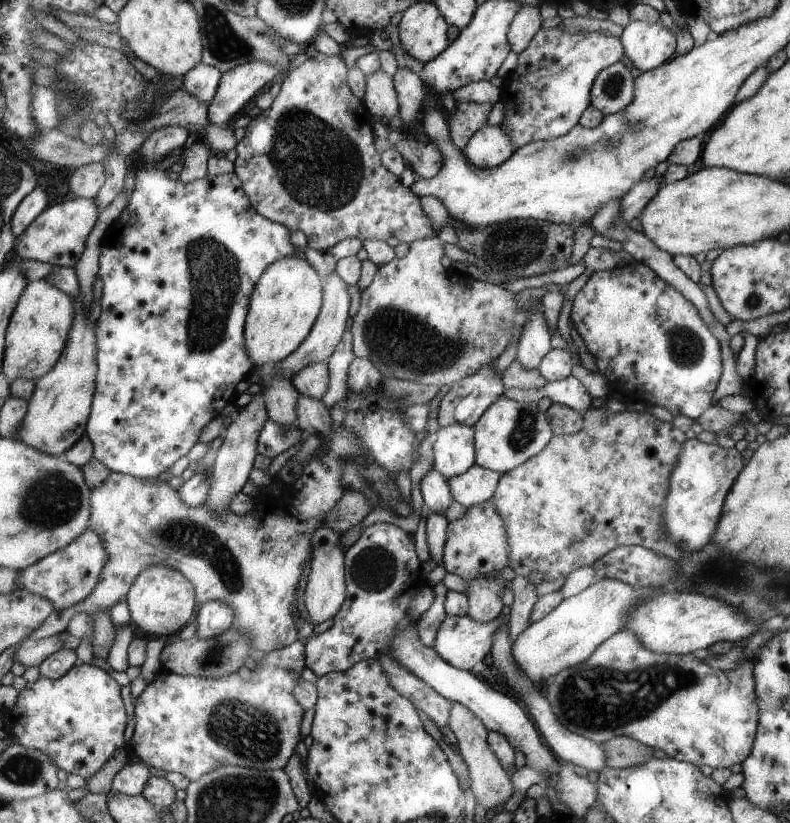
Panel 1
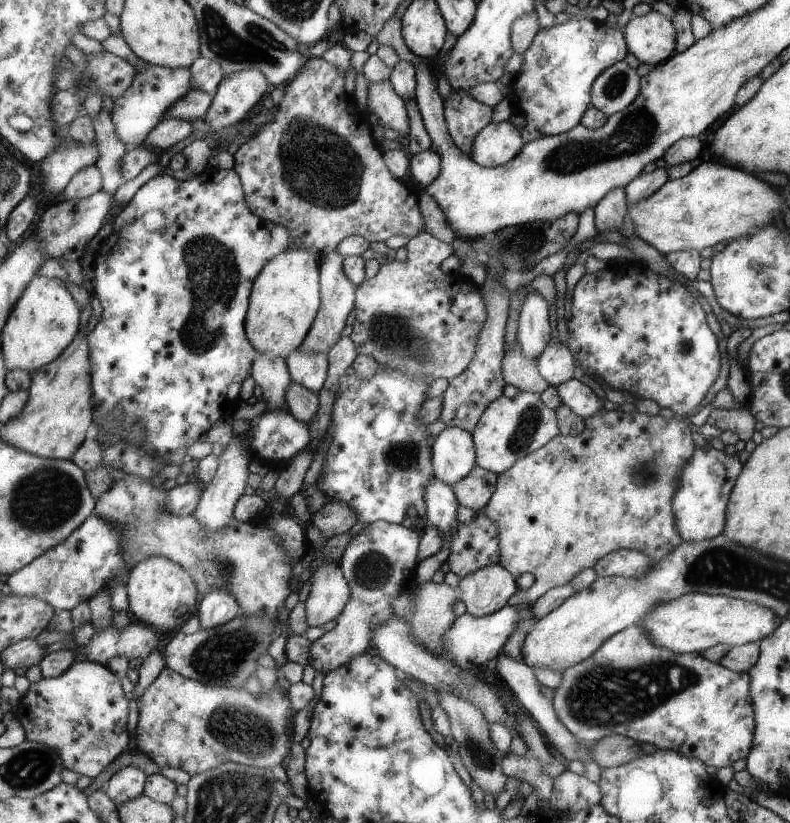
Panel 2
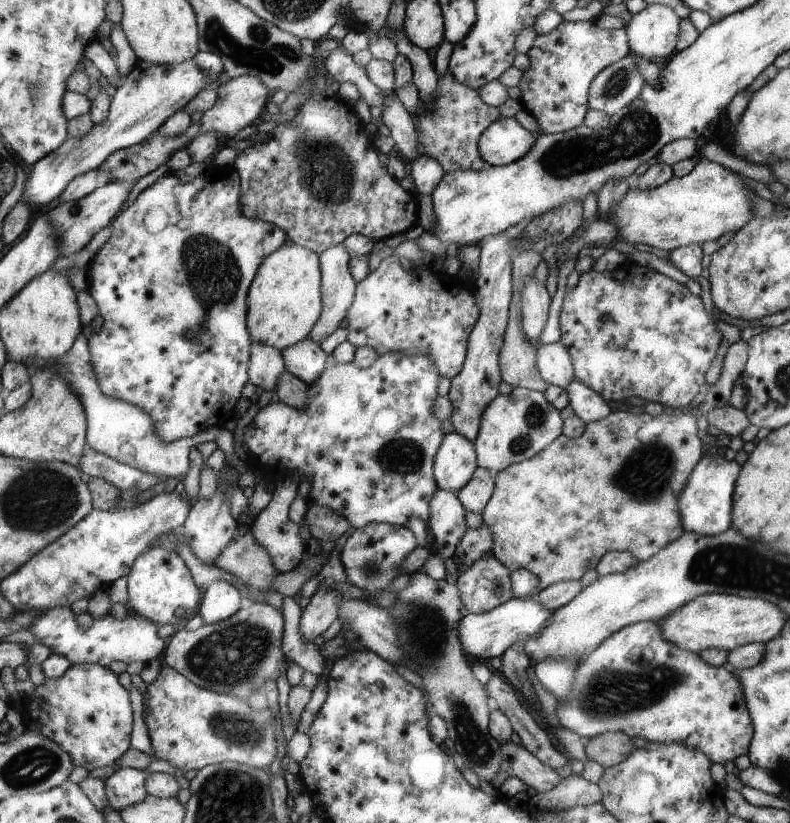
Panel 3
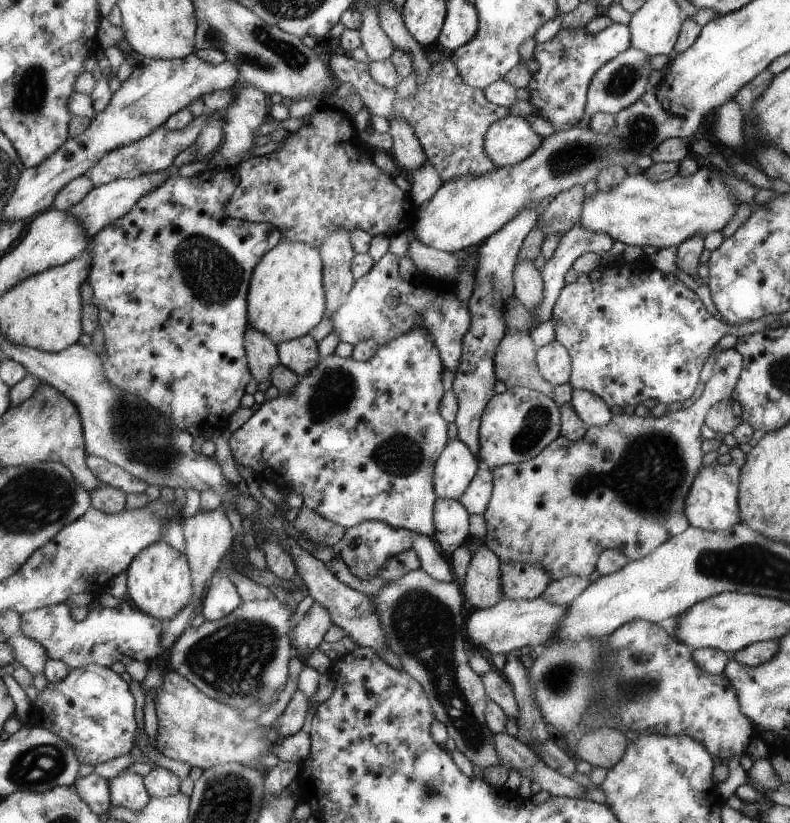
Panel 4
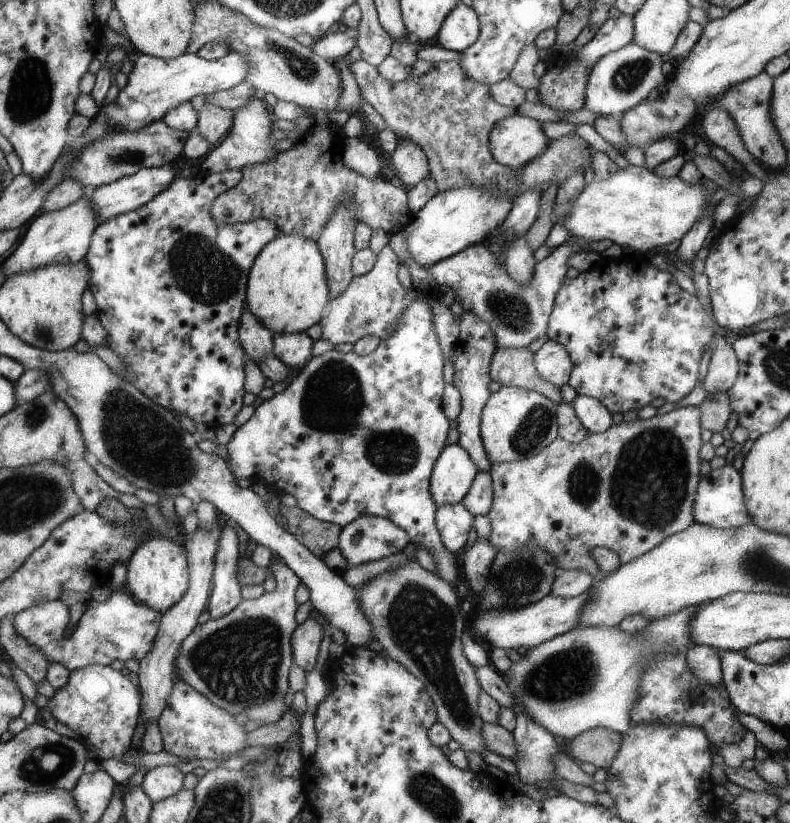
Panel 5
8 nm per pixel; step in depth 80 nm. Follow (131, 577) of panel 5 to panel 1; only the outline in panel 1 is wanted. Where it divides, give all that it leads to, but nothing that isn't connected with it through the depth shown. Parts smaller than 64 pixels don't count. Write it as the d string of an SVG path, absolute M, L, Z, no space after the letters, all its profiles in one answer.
M165 565L146 568L133 583L127 596L132 620L145 631L148 638L178 634L191 622L194 622L199 604L195 585L177 569Z

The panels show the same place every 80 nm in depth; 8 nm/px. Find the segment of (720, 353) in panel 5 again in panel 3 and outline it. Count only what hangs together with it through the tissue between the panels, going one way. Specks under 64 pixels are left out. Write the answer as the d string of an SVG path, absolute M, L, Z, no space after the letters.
M739 339L734 343L724 346L719 366L720 373L717 381L709 384L707 390L702 393L702 399L691 410L677 410L669 415L661 413L651 417L647 413L632 414L628 411L610 411L605 418L585 423L583 432L575 438L566 437L561 433L555 440L552 440L543 451L539 451L529 459L522 460L520 463L508 466L504 471L497 474L496 490L490 503L481 513L483 522L492 528L494 536L494 556L497 557L507 568L513 572L517 569L525 569L539 577L539 591L550 584L561 581L574 581L587 572L595 569L599 563L601 556L607 551L629 551L631 556L637 558L638 561L651 559L666 544L672 543L679 538L684 532L683 522L679 513L679 496L681 496L685 486L687 486L688 476L692 472L692 468L696 466L701 456L701 442L695 436L695 416L700 413L709 412L715 407L724 405L729 400L729 394L735 379L741 374L744 364L747 360L748 344Z

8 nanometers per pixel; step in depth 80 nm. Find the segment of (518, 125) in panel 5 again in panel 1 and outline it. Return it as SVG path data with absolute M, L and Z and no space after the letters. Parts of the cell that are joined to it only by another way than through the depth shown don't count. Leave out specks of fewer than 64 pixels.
M485 125L469 139L462 150L477 168L490 169L503 164L517 150L512 137L499 125Z

